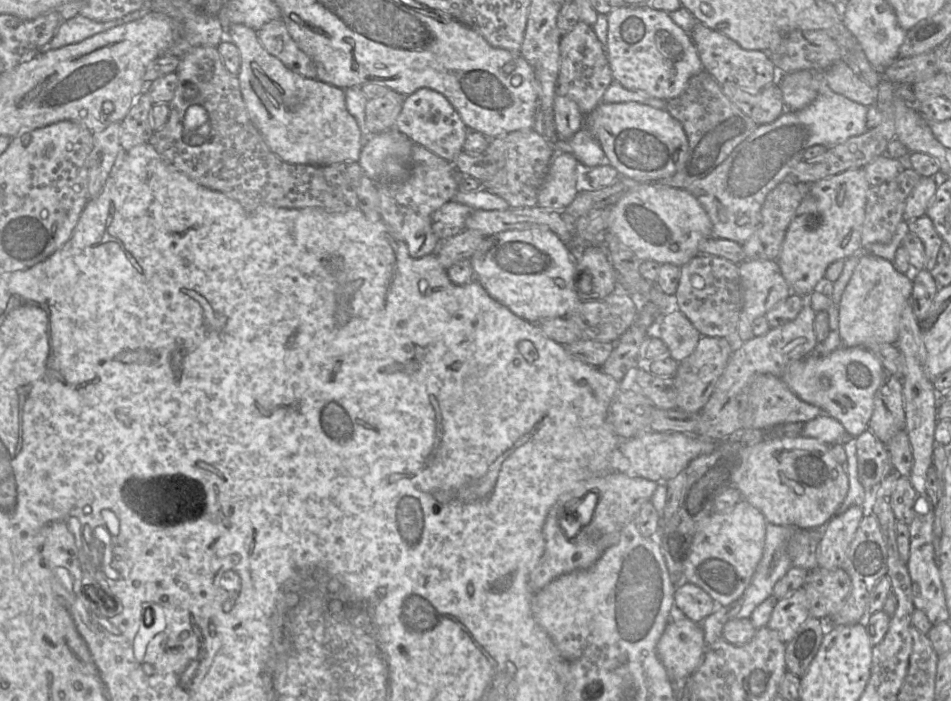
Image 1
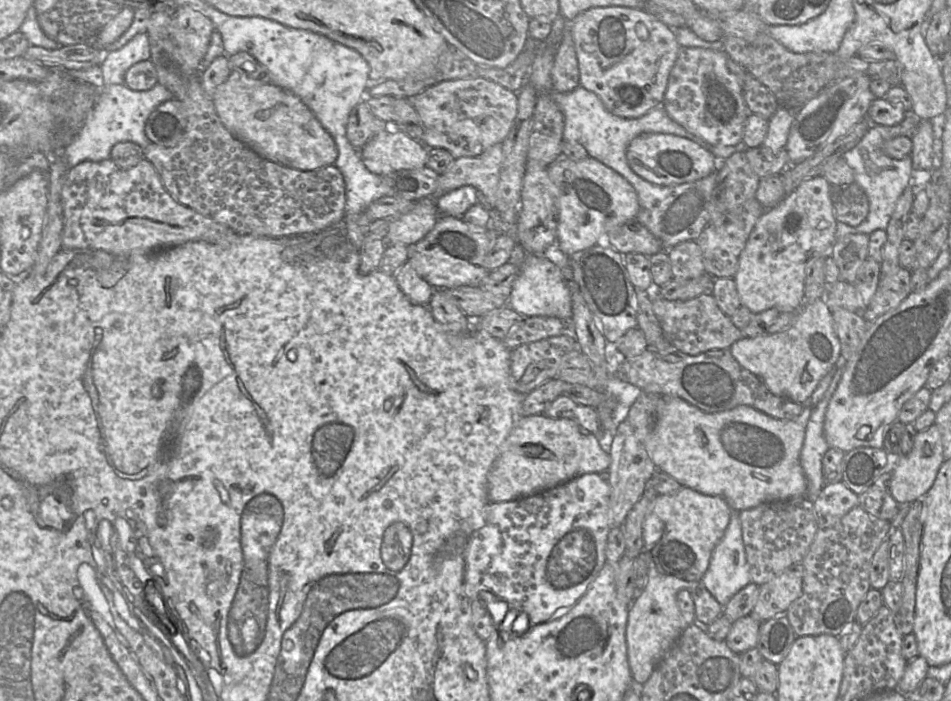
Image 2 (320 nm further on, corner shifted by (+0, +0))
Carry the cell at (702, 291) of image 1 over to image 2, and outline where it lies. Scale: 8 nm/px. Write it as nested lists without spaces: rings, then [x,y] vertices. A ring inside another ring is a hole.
[[[695,241],[681,242],[665,251],[674,279],[695,279],[708,274],[703,265],[702,252]]]

